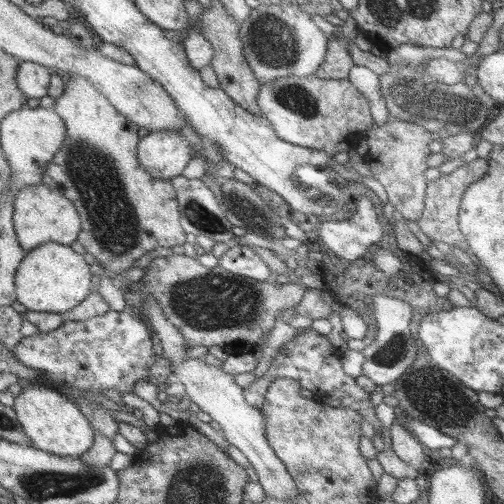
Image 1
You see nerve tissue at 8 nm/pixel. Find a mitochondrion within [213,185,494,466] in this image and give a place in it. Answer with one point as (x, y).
(419, 379)

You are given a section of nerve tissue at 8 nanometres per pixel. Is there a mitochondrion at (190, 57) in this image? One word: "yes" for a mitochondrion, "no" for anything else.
no

